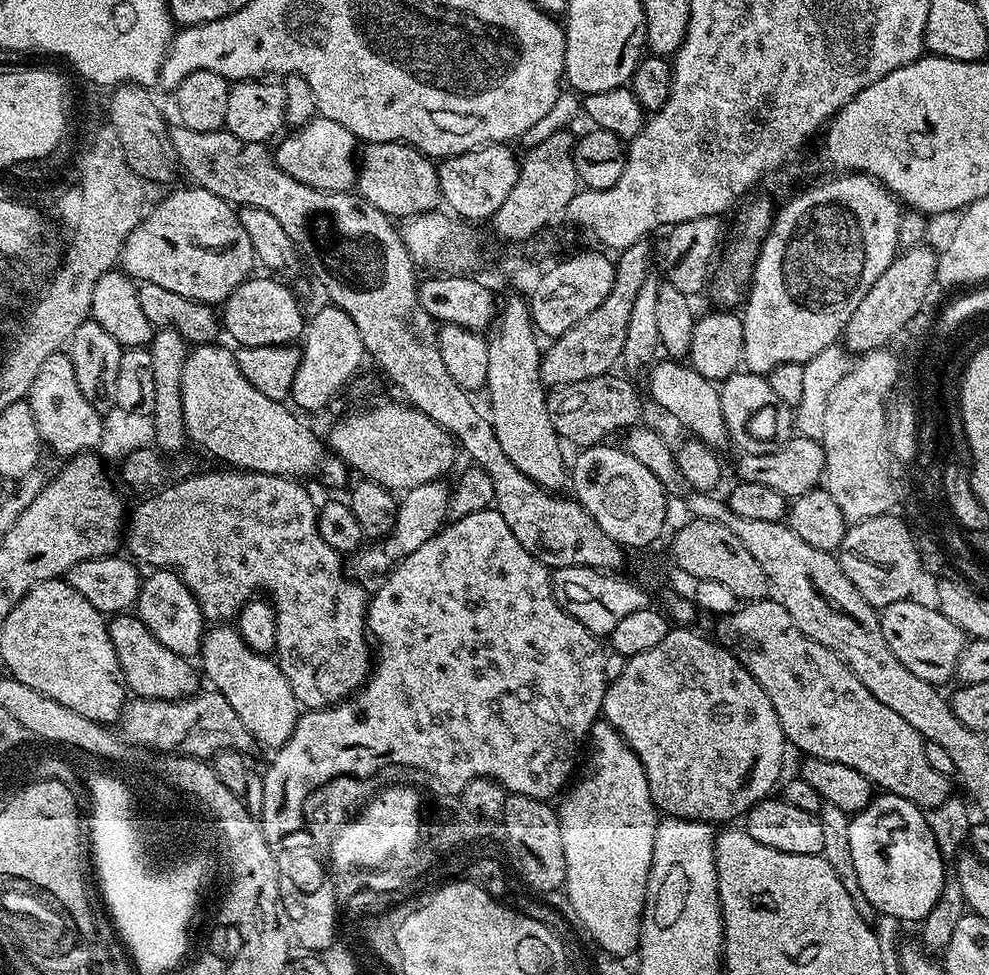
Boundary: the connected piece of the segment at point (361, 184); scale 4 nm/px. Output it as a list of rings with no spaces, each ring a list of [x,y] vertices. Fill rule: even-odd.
[[[394,142],[368,144],[365,149],[358,156],[358,194],[370,206],[378,206],[390,218],[422,215],[441,207],[437,165],[423,152]]]

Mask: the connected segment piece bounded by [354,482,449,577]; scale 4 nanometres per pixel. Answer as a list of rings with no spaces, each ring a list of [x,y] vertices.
[[[433,482],[414,486],[399,497],[396,521],[391,532],[383,537],[382,542],[372,542],[372,545],[369,543],[355,553],[354,560],[356,560],[357,572],[355,575],[357,577],[376,576],[379,572],[384,571],[384,573],[387,573],[389,569],[399,564],[405,556],[414,554],[414,550],[418,550],[418,546],[422,546],[422,542],[426,542],[440,531],[448,517],[449,489],[443,488],[442,485],[443,483]]]

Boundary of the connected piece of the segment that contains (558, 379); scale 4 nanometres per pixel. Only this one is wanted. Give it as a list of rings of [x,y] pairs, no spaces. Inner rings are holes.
[[[645,238],[634,242],[629,248],[623,249],[619,253],[619,258],[615,261],[616,273],[614,274],[614,286],[610,289],[610,294],[606,295],[606,300],[602,302],[596,310],[576,322],[572,329],[566,330],[561,336],[555,337],[552,344],[547,345],[540,361],[540,380],[549,389],[561,388],[563,384],[573,384],[574,382],[586,382],[586,378],[598,378],[607,376],[613,371],[612,368],[617,363],[621,363],[626,346],[626,326],[630,322],[630,310],[634,310],[634,298],[638,298],[638,290],[642,288],[642,282],[650,275],[648,268],[648,255],[652,252],[651,239]]]

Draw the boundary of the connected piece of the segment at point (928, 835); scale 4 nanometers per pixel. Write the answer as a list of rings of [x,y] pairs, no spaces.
[[[882,792],[863,810],[853,813],[848,825],[853,877],[867,902],[879,915],[898,918],[904,924],[918,924],[924,920],[941,897],[947,869],[923,809],[901,796]]]

